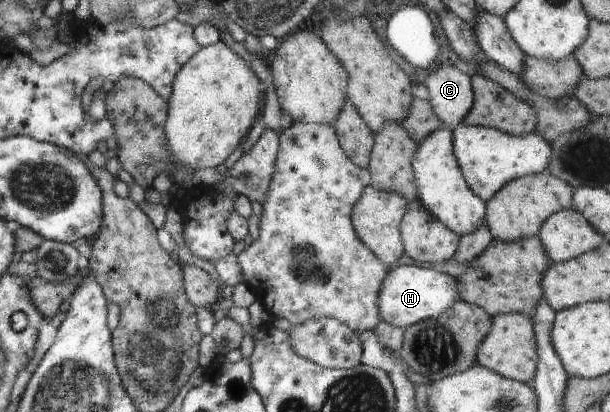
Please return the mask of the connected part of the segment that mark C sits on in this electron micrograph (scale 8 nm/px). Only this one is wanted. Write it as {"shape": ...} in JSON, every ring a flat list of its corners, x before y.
{"shape":[[438,63,430,69,424,86,436,116,454,130,474,104,471,75,455,66]]}

